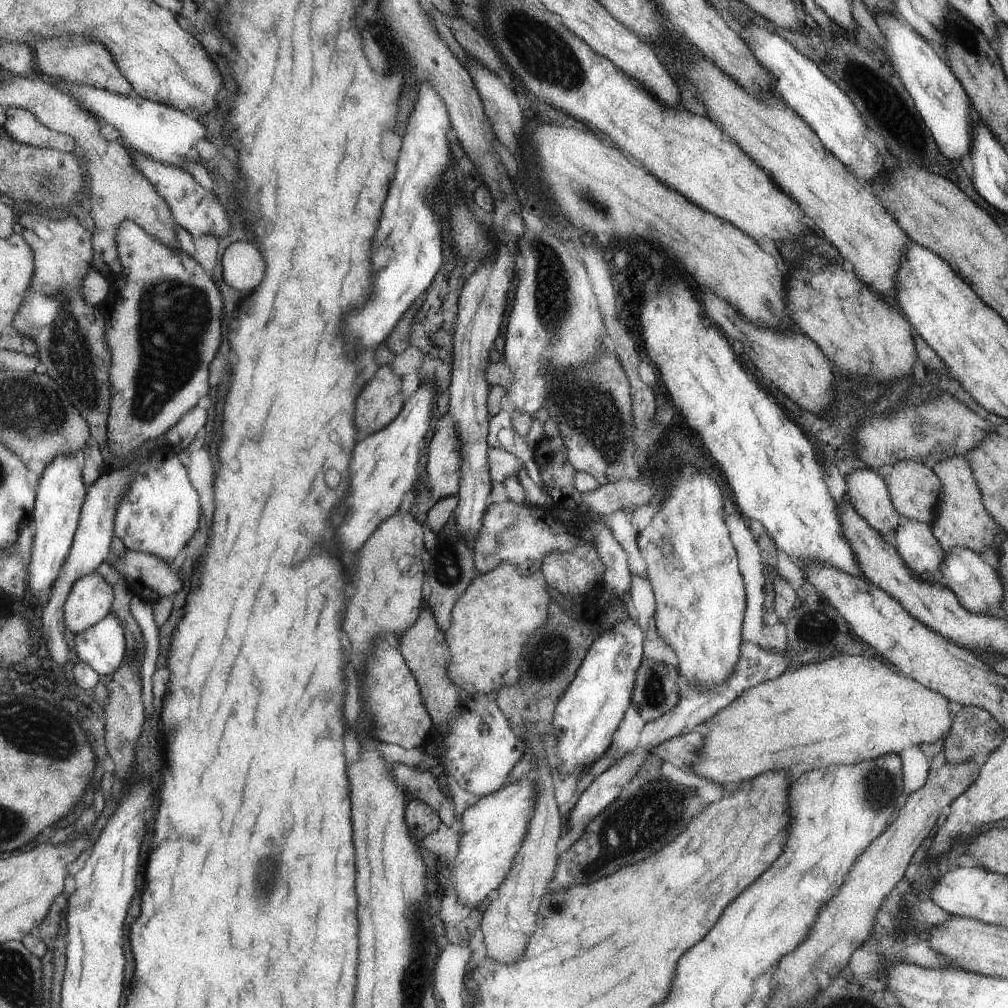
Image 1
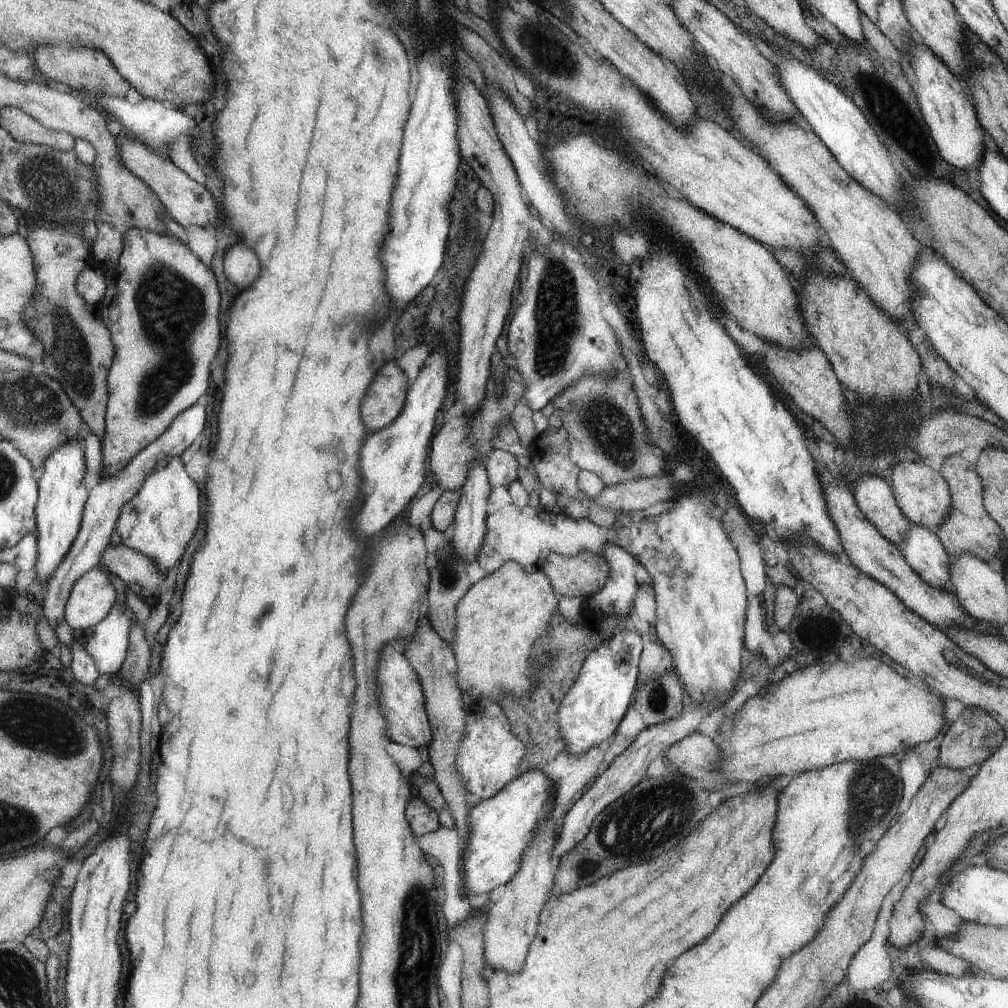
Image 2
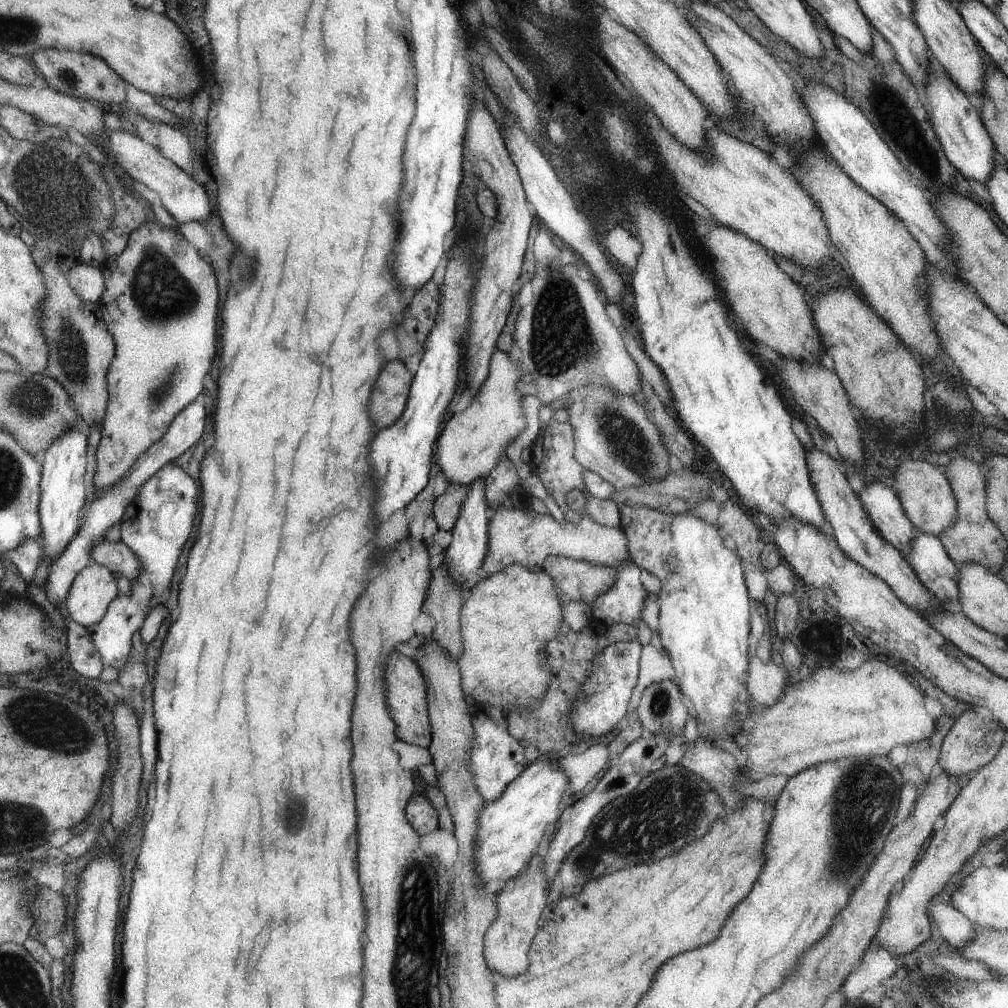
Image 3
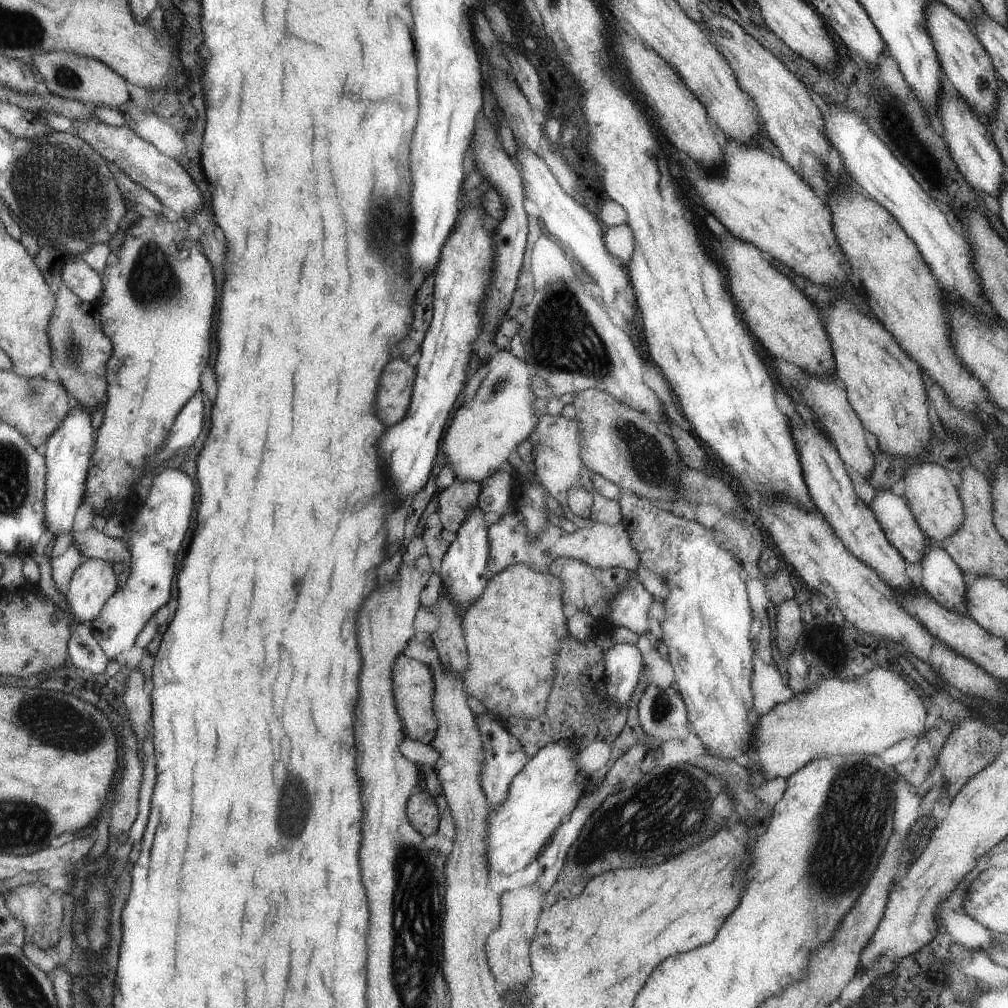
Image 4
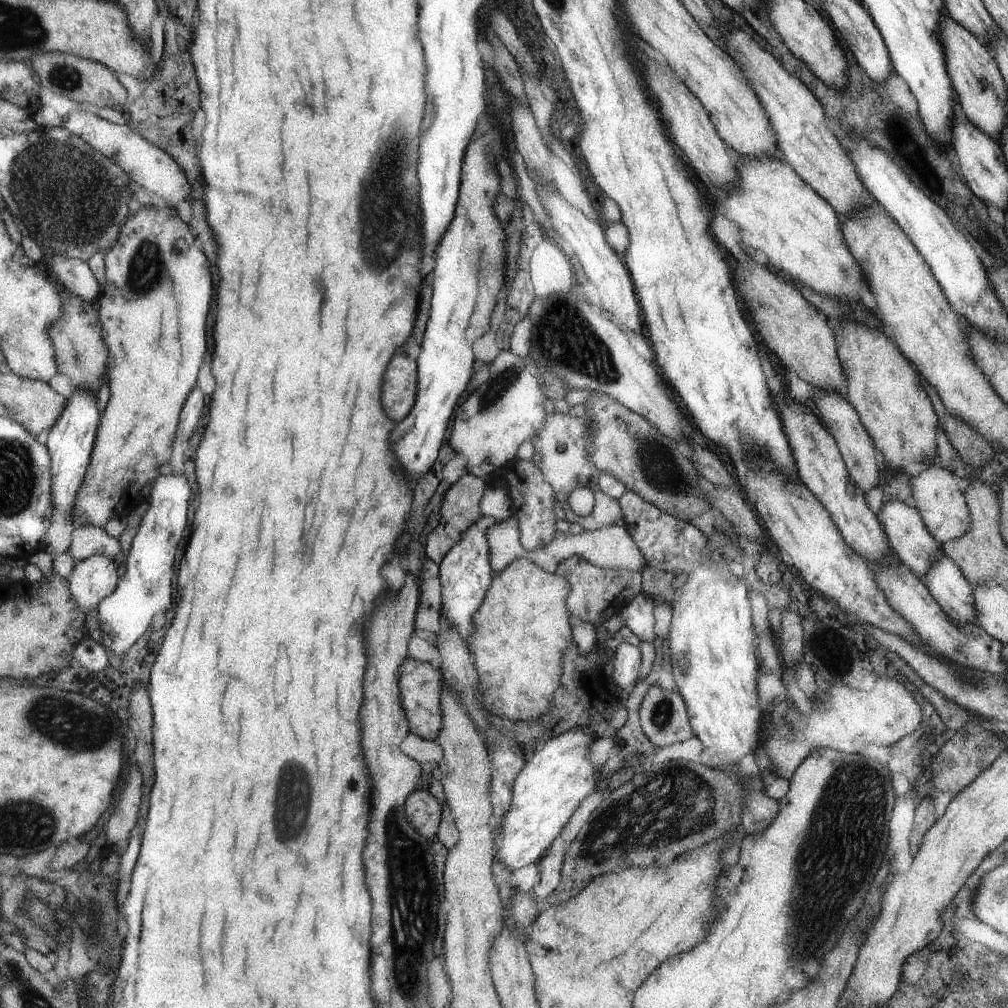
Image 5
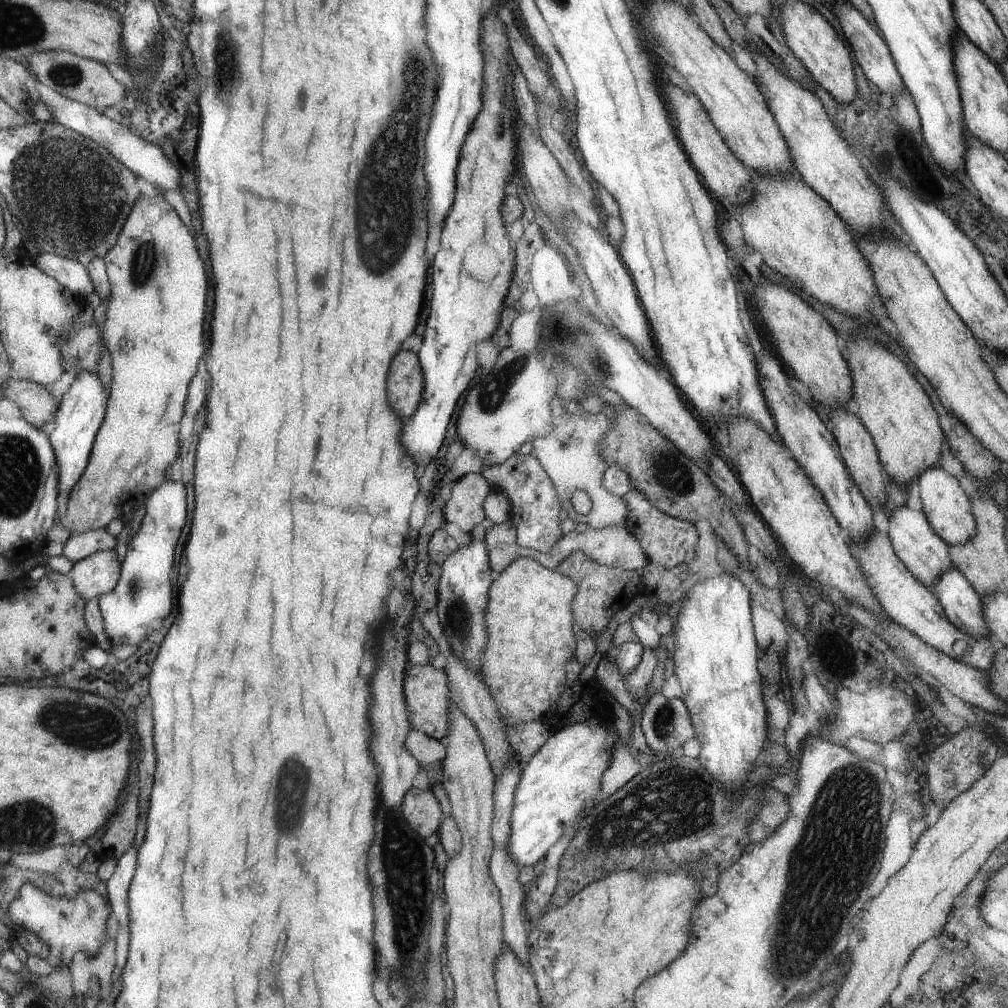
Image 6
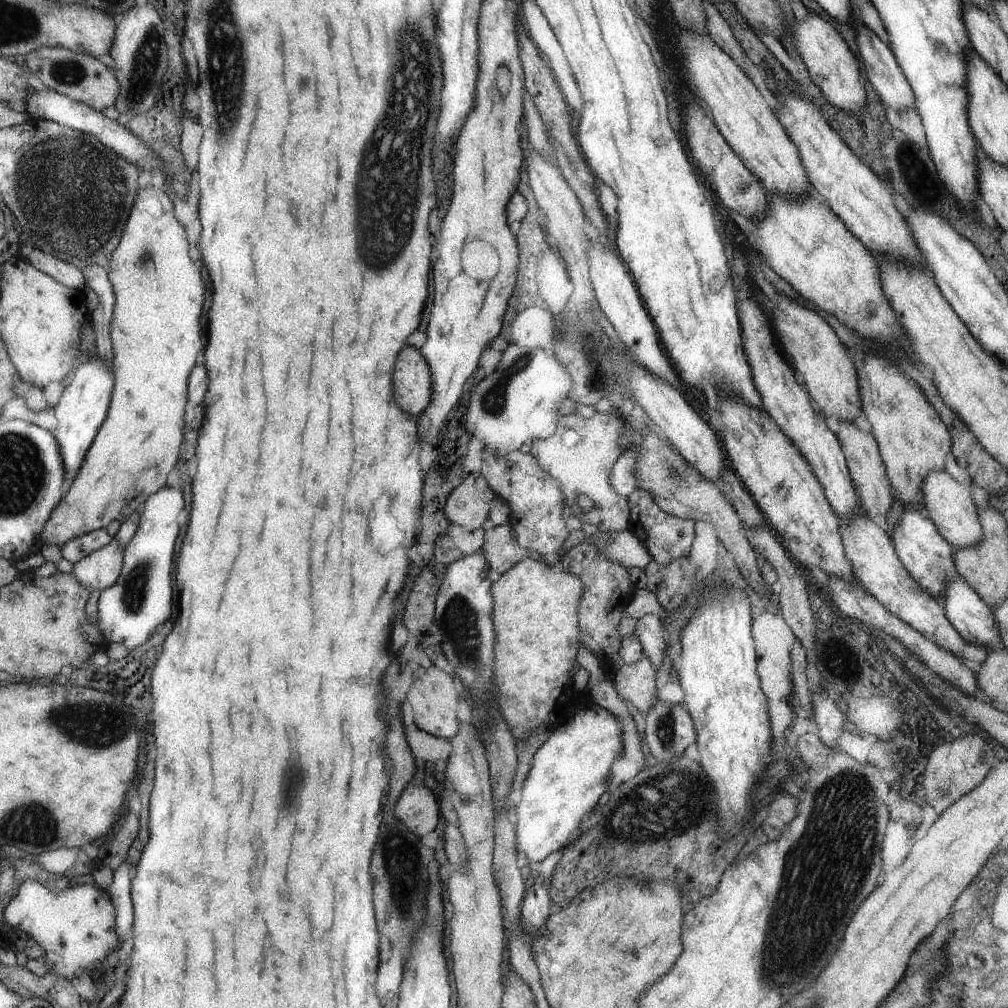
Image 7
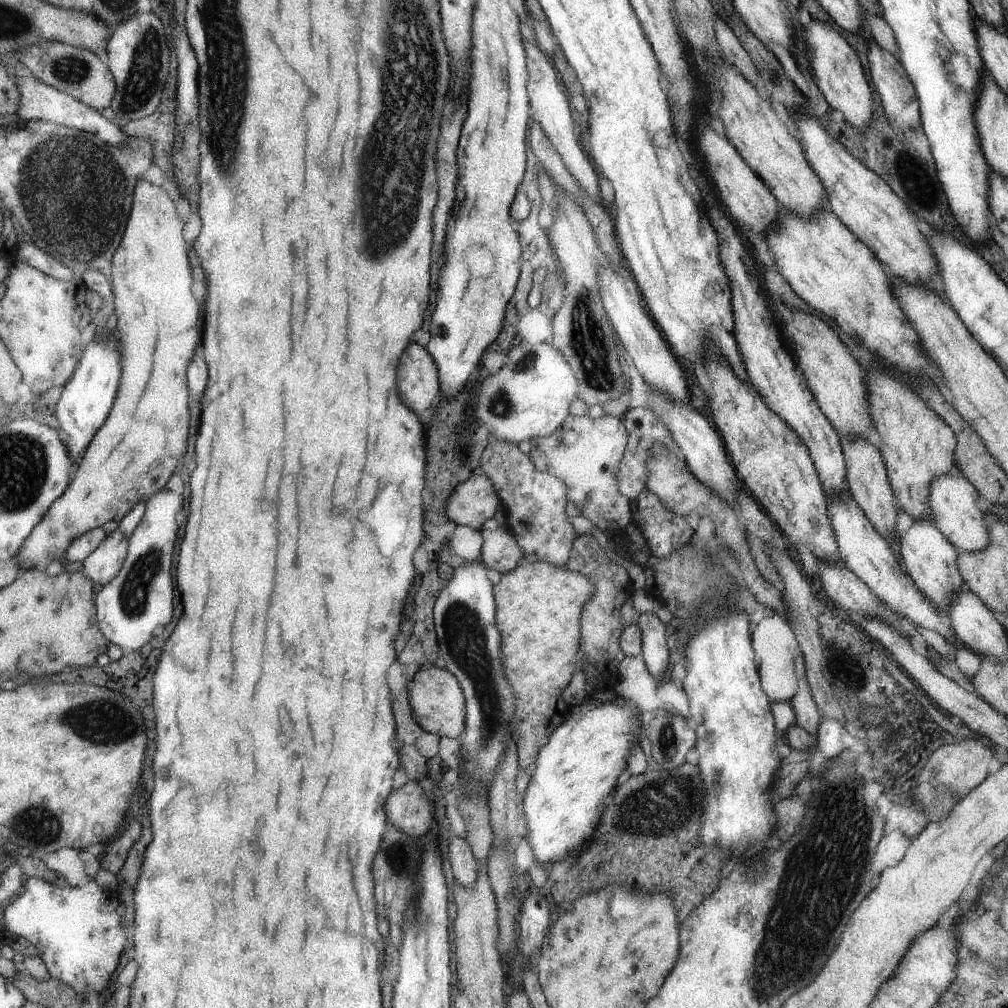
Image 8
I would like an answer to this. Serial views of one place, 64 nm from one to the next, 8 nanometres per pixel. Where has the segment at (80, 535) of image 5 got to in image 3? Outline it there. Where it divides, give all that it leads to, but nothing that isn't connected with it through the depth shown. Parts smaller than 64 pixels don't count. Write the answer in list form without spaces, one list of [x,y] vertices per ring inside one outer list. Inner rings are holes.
[[[102,541],[98,543],[98,546],[95,546],[92,556],[96,563],[107,567],[113,574],[126,578],[130,586],[139,577],[139,560],[123,542]]]

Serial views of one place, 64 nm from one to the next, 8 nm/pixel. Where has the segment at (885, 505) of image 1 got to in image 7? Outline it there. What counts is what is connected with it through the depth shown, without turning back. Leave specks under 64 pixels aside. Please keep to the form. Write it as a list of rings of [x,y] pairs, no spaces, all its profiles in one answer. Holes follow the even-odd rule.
[[[911,508],[903,510],[899,522],[891,530],[890,539],[895,546],[896,555],[904,564],[908,574],[920,584],[921,588],[941,603],[947,582],[959,575],[956,572],[951,544],[941,536],[940,532],[936,530],[936,526],[923,514],[923,511],[915,511]]]

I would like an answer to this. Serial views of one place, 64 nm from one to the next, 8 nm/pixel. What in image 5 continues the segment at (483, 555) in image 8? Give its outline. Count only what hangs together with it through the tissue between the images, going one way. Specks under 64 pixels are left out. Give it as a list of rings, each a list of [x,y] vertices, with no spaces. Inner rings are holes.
[[[511,515],[509,518],[493,523],[485,529],[485,534],[488,534],[489,550],[491,551],[492,570],[499,572],[509,562],[519,558],[527,558],[543,570],[553,572],[559,562],[573,555],[581,556],[587,562],[592,563],[593,566],[605,569],[641,571],[645,566],[645,558],[641,556],[637,544],[633,542],[623,525],[607,525],[590,531],[582,530],[575,535],[568,531],[557,531],[549,542],[539,544],[539,548],[533,548],[533,550],[527,550],[521,546],[518,526],[517,520]]]

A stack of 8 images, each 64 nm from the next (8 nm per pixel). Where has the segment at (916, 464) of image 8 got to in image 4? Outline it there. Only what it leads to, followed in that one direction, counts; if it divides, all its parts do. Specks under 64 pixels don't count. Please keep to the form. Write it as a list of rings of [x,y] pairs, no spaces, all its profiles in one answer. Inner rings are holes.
[[[843,298],[833,300],[831,304],[821,308],[821,316],[825,318],[825,326],[829,326],[829,338],[833,338],[833,358],[837,358],[835,374],[847,390],[848,401],[853,404],[853,410],[861,414],[861,422],[864,423],[865,430],[875,434],[873,439],[877,441],[877,446],[883,452],[893,454],[894,457],[891,458],[904,460],[919,458],[920,455],[917,452],[921,452],[927,446],[927,438],[929,438],[927,398],[925,398],[919,366],[897,346],[893,336],[875,318],[863,314],[849,300],[843,300]]]

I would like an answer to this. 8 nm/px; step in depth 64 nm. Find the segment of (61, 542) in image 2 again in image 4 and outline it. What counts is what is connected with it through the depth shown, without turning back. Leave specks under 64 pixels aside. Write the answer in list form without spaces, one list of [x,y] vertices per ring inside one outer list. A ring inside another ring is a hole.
[[[79,404],[74,406],[72,414],[61,424],[61,427],[46,442],[44,454],[48,474],[46,478],[45,511],[48,531],[53,535],[73,534],[75,514],[81,510],[86,500],[86,489],[90,474],[91,444],[96,443],[96,430],[92,426],[93,413],[84,410]]]

